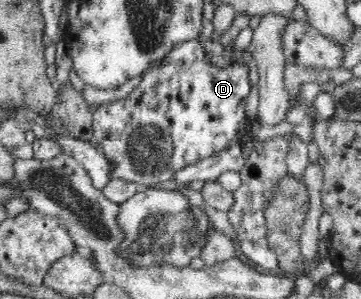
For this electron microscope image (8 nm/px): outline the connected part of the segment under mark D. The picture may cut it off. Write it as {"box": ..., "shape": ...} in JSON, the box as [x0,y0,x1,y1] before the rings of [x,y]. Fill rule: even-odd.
{"box":[92,38,251,190],"shape":[[[197,38],[174,45],[164,59],[144,70],[139,85],[127,97],[97,106],[93,113],[92,136],[102,145],[102,152],[109,159],[111,180],[132,181],[150,190],[156,183],[172,181],[176,171],[238,145],[240,131],[246,125],[244,111],[251,87],[249,68],[244,61],[224,68],[210,65],[201,44]]]}

